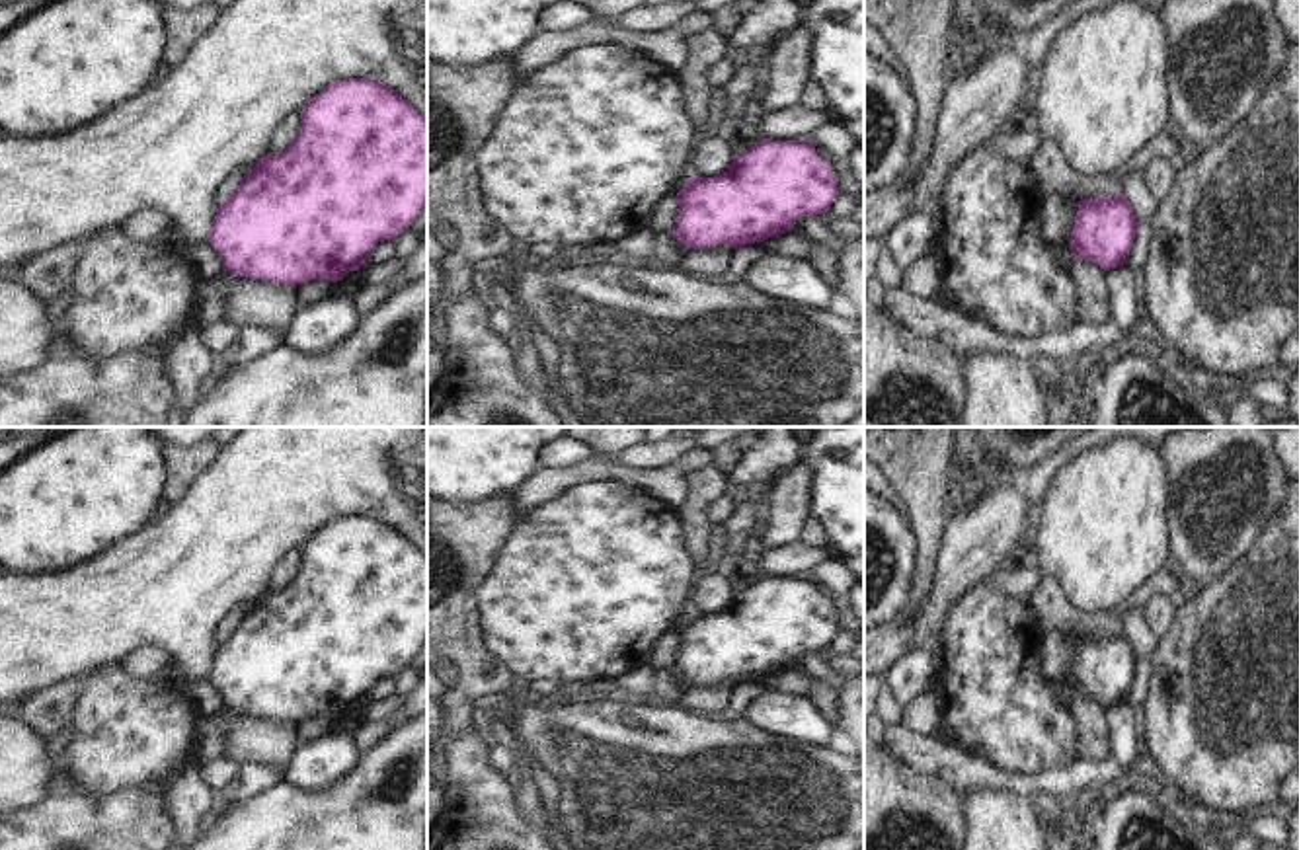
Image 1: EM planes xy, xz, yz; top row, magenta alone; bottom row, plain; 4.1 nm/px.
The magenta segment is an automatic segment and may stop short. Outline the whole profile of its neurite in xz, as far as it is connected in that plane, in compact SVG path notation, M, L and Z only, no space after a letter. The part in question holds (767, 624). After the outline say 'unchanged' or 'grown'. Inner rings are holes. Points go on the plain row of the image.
M763 575L735 591L726 610L687 616L677 630L679 655L669 671L687 686L729 680L739 690L747 680L794 667L800 653L829 647L837 632L837 612L829 597L817 593L811 577Z | unchanged

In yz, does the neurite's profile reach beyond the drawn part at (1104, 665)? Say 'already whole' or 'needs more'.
already whole

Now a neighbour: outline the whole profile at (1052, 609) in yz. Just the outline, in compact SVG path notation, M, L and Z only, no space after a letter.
M1040 571L1040 583L1028 599L1040 632L1063 632L1084 638L1123 630L1123 616L1114 608L1079 608L1067 599L1055 573Z

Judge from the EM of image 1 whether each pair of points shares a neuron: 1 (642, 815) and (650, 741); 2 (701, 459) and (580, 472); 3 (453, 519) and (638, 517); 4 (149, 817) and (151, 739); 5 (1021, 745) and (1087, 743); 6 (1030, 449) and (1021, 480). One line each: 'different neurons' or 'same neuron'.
1: same neuron
2: same neuron
3: different neurons
4: different neurons
5: different neurons
6: different neurons

